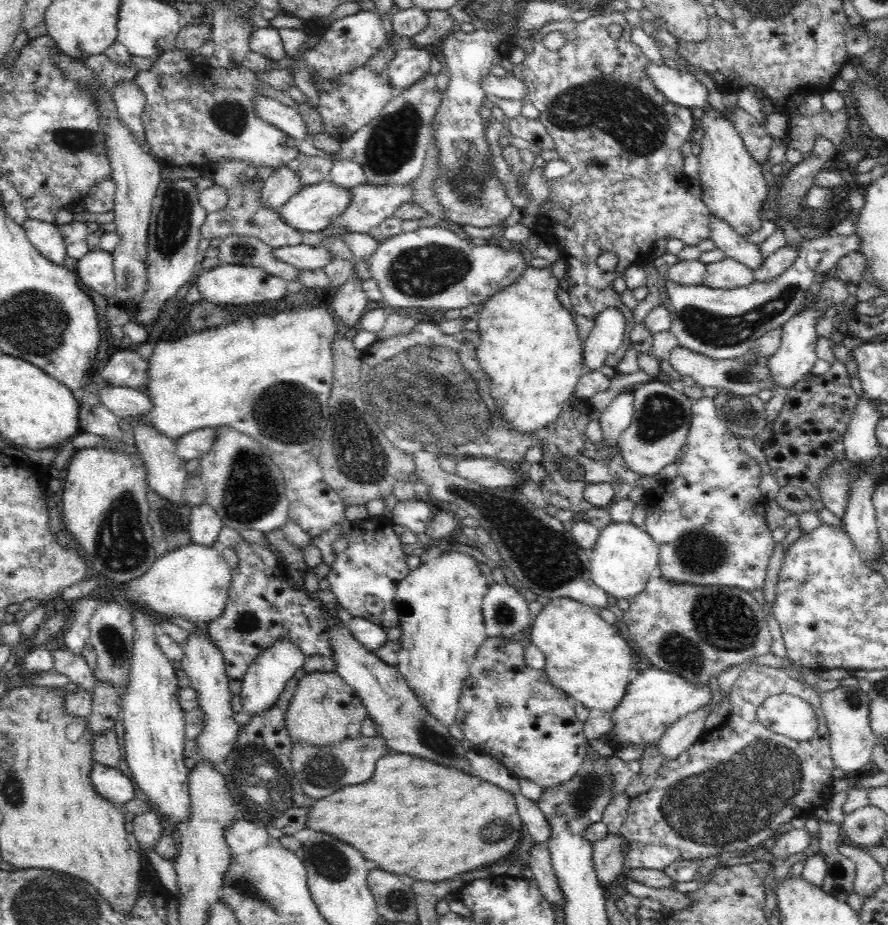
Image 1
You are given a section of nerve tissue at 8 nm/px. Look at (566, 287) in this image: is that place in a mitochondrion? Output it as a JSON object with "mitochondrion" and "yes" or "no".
{"mitochondrion":"no"}

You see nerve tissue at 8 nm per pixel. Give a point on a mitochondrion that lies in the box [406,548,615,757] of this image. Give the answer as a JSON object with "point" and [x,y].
{"point":[503,613]}

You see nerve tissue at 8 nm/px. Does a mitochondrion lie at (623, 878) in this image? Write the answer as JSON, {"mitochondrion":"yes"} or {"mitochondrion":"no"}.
{"mitochondrion":"no"}

